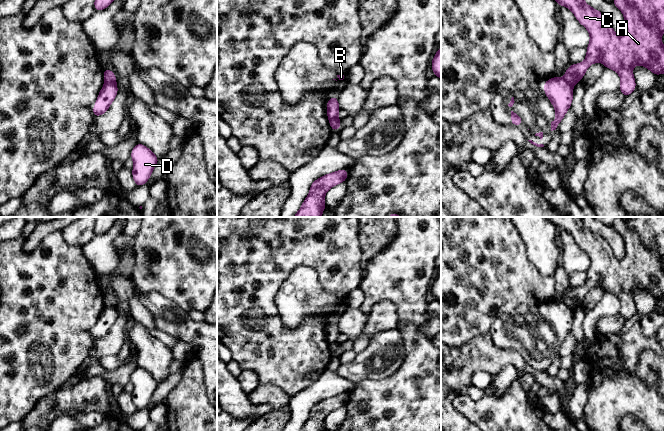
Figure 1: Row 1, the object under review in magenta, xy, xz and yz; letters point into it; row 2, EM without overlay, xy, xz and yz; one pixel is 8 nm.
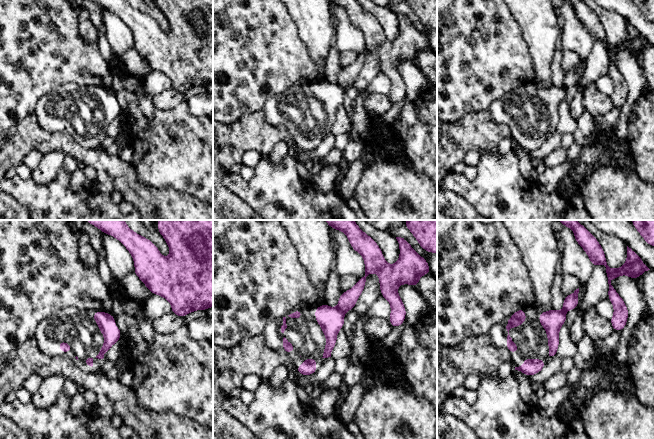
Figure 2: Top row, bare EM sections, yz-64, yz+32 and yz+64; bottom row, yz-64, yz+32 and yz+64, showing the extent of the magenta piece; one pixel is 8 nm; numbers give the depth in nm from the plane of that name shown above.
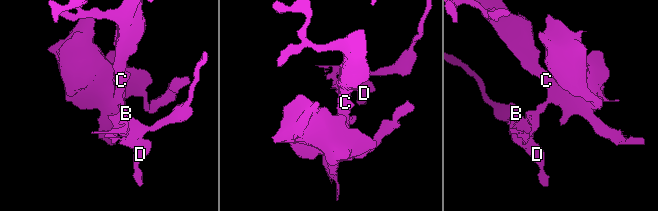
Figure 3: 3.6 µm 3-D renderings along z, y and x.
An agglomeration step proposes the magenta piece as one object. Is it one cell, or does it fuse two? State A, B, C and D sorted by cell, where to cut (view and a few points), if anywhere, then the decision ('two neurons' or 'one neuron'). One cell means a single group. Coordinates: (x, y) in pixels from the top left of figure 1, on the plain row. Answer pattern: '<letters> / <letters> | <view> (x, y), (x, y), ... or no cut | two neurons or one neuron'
A C / B D | xy (105, 304), (110, 304), (115, 308) | two neurons

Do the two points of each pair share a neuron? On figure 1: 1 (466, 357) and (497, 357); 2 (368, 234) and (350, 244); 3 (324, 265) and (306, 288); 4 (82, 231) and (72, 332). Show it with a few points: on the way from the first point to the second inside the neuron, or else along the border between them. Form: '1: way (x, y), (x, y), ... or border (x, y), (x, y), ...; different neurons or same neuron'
1: way (474, 357), (489, 357); same neuron
2: border (358, 227), (361, 262); different neurons
3: border (294, 267), (310, 266), (316, 272), (324, 291); different neurons
4: border (61, 232), (61, 235), (68, 243), (81, 248); different neurons

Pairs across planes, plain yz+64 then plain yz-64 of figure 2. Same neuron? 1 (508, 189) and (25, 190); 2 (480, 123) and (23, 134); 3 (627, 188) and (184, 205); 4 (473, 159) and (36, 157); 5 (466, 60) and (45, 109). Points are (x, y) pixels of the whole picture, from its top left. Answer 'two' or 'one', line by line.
1: one
2: one
3: two
4: one
5: two

